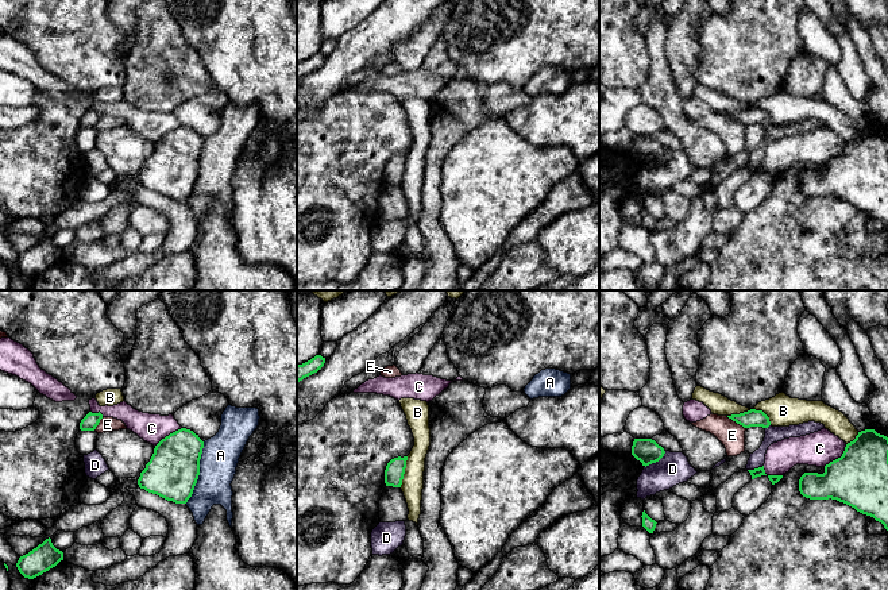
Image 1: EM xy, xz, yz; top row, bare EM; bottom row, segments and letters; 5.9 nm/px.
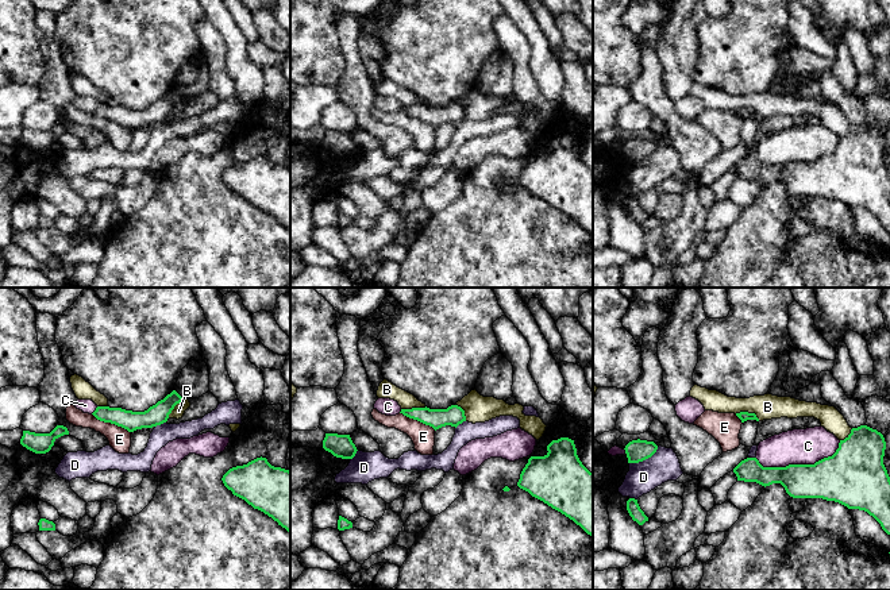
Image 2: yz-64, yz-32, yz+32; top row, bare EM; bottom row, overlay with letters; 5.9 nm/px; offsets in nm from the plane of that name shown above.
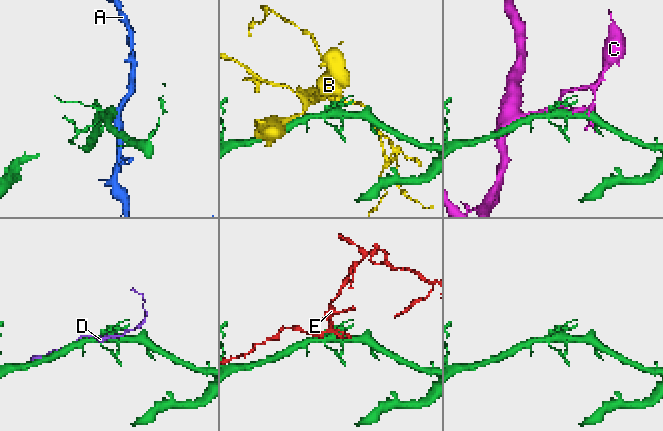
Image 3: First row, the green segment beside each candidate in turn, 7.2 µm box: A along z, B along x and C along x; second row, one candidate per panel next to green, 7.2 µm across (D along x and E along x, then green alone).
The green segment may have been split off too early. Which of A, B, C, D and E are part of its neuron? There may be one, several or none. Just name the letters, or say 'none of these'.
none of these

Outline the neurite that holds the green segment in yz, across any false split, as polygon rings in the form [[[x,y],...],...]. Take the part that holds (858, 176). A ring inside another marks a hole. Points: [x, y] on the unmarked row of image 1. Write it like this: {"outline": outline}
{"outline": [[[875,127],[858,130],[856,136],[846,142],[841,155],[825,163],[825,170],[804,170],[799,177],[799,189],[810,197],[837,197],[857,209],[873,215],[888,228],[888,135]]]}

